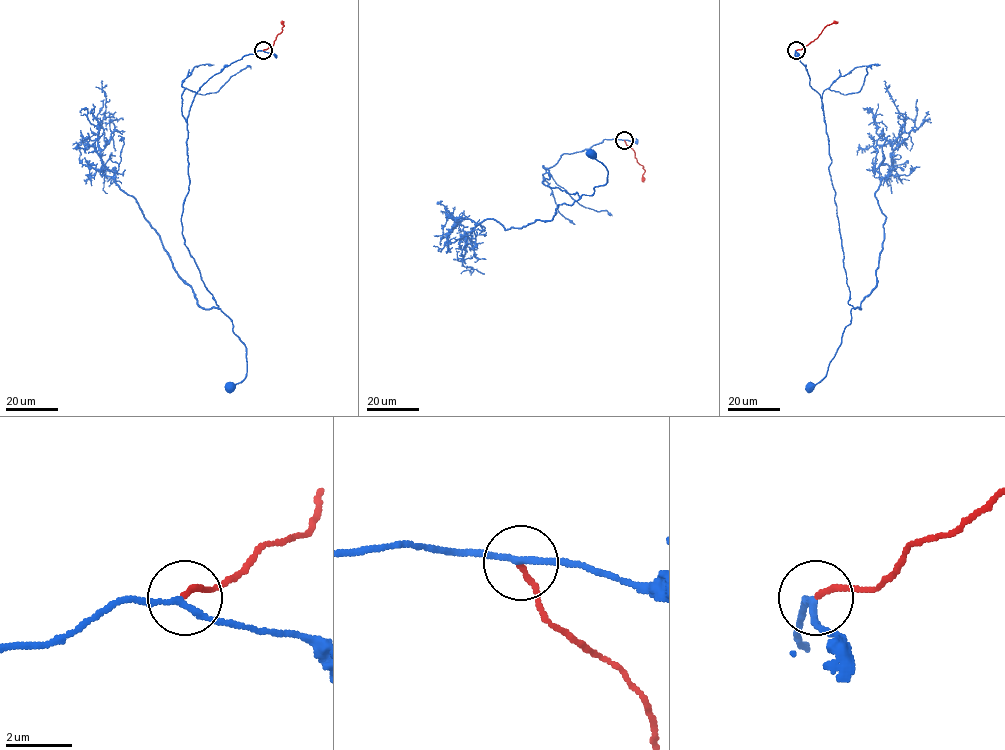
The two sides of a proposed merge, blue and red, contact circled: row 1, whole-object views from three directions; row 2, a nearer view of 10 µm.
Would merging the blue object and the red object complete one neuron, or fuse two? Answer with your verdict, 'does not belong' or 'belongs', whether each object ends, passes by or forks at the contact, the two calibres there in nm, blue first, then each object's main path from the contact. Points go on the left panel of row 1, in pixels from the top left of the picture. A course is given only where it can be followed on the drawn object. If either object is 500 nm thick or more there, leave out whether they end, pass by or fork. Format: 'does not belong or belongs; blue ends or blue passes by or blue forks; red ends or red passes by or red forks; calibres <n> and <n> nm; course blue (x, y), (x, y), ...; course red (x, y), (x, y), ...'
belongs; blue passes by; red ends; calibres 170 and 150 nm; course blue (263, 50), (211, 76), (187, 119), (182, 235), (246, 349), (247, 375), (230, 387); course red (263, 50), (274, 44), (283, 22)

